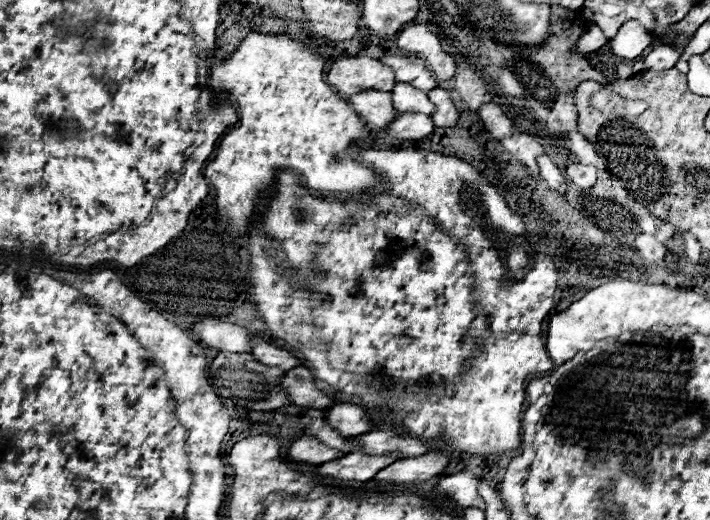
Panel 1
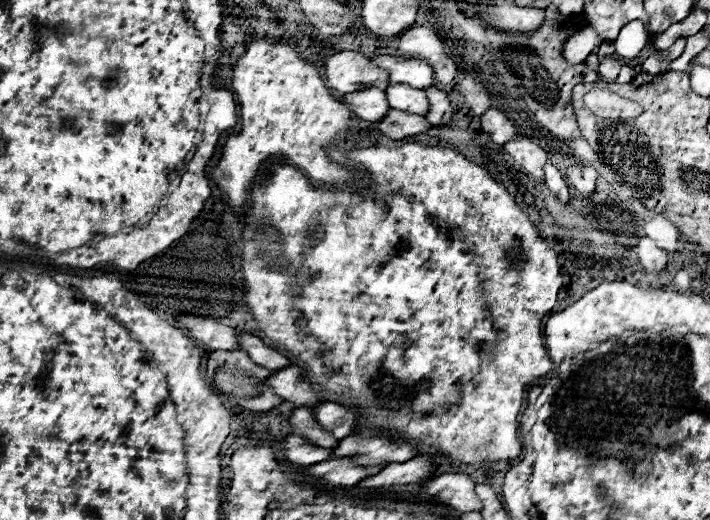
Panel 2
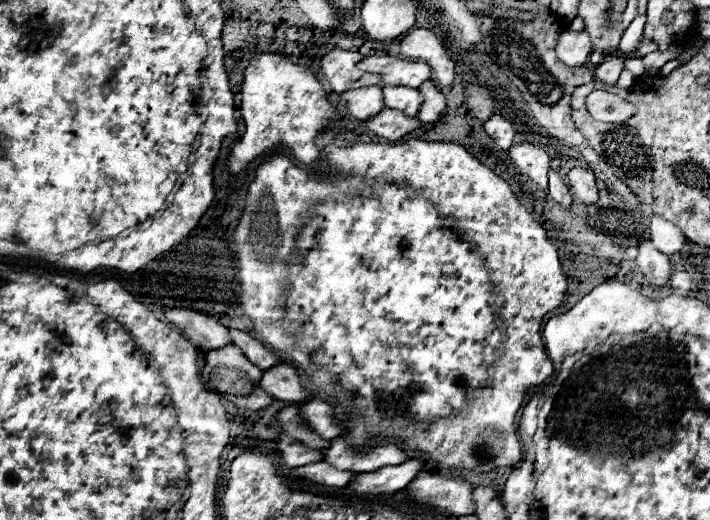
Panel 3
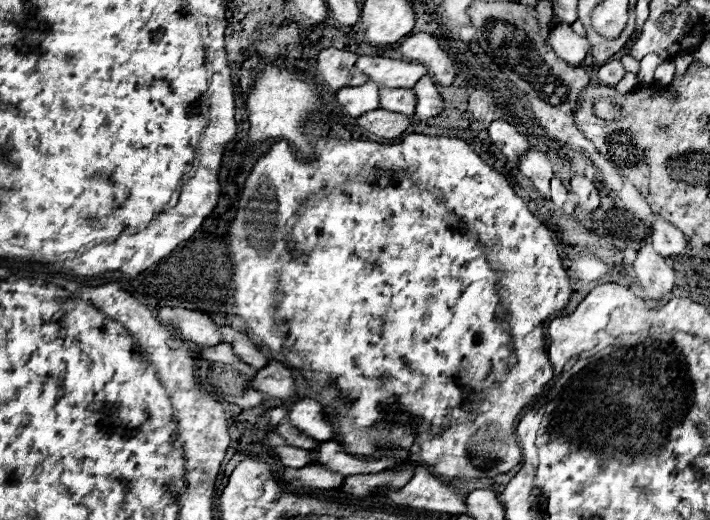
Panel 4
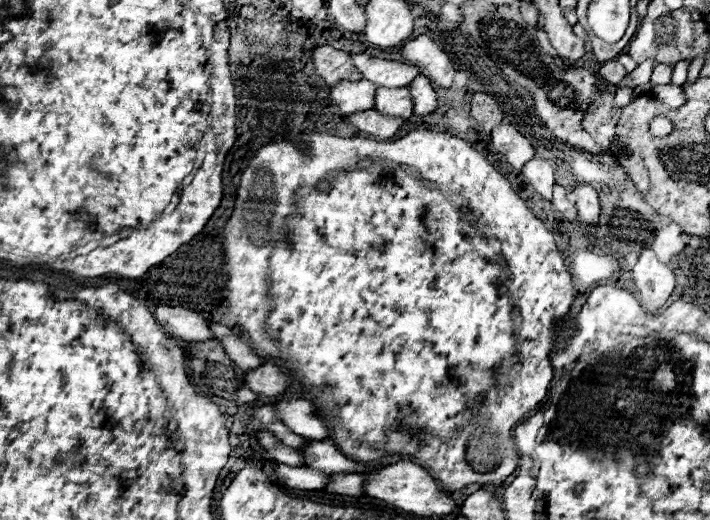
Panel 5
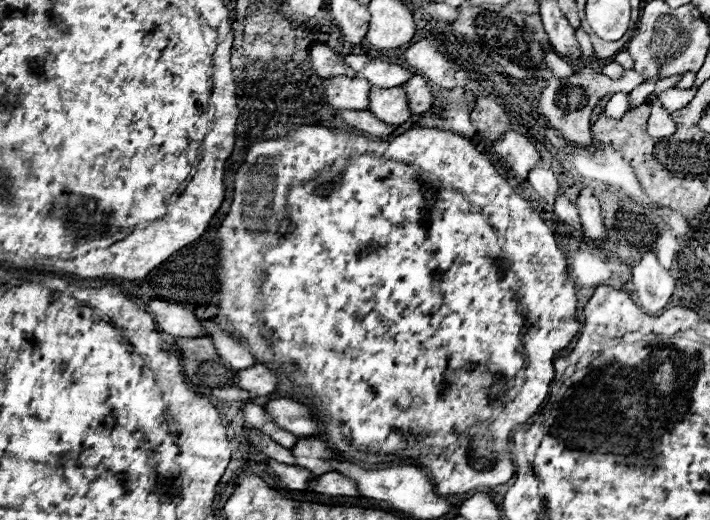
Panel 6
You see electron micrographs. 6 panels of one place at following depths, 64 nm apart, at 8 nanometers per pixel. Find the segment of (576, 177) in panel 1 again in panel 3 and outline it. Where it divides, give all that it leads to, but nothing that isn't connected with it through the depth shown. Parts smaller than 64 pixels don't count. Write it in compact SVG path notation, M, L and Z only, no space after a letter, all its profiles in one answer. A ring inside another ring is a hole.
M572 168L568 174L570 190L582 204L598 202L598 190L594 182L594 172L588 168Z

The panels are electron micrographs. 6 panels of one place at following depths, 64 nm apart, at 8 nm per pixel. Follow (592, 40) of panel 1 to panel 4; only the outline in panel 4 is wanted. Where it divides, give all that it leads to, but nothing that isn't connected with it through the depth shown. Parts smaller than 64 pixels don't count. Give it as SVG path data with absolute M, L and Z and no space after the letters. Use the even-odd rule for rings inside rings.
M554 12L548 22L548 30L550 30L550 38L548 38L550 46L554 48L558 58L568 62L570 66L578 66L586 58L588 40L584 36L578 36L568 24L562 24Z

